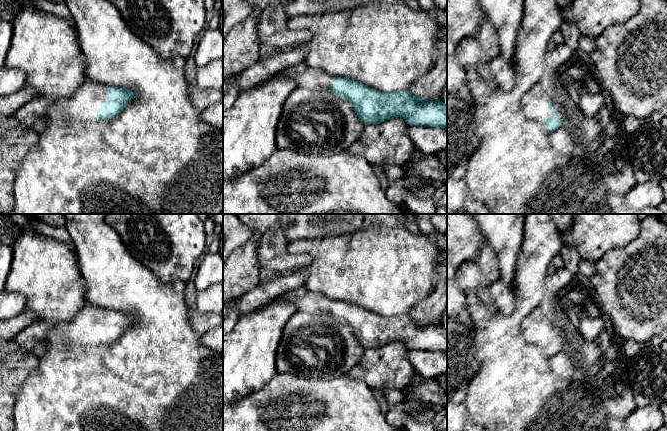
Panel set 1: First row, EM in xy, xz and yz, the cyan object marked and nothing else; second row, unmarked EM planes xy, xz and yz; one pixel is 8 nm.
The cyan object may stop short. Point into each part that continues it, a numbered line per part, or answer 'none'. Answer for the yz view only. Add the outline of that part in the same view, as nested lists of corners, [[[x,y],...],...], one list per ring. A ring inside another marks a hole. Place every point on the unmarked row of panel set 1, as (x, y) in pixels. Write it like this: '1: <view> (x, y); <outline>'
1: yz (536, 319); [[[538,306],[524,318],[520,330],[522,338],[526,342],[537,345],[550,359],[553,355],[549,354],[542,344],[543,341],[548,344],[550,340],[554,339],[554,336],[548,332],[549,326],[554,329],[550,321],[541,312],[540,306]]]

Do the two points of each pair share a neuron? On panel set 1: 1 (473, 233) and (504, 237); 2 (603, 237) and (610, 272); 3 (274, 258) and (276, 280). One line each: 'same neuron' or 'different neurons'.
1: different neurons
2: different neurons
3: different neurons

